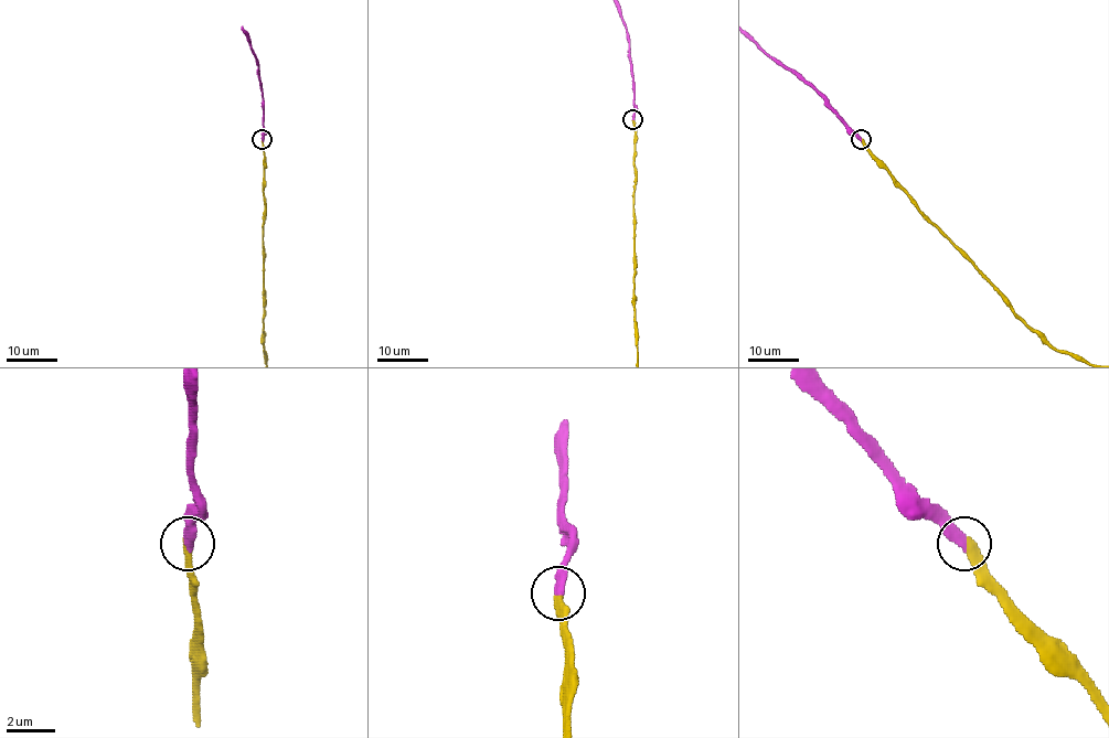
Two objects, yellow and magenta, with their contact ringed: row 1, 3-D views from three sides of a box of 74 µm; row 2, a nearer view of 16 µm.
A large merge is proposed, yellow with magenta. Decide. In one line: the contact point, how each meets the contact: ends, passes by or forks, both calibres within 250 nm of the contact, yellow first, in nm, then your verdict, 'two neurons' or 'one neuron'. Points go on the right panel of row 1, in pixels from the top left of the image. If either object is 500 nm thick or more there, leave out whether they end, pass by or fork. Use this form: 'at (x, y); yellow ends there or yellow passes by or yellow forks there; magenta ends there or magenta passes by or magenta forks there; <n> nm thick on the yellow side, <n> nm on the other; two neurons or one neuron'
at (861, 139); yellow ends there; magenta ends there; 360 nm thick on the yellow side, 440 nm on the other; one neuron

